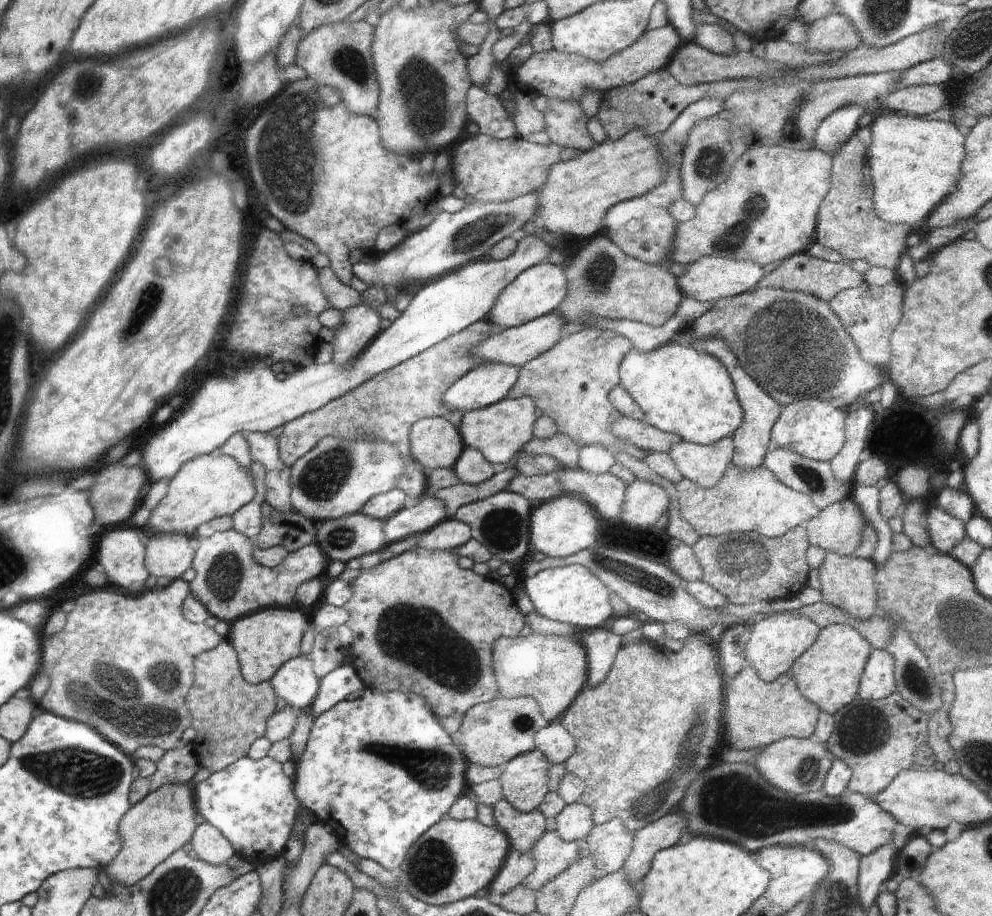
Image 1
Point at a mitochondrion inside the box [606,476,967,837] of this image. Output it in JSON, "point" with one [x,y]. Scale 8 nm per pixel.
{"point":[739,561]}

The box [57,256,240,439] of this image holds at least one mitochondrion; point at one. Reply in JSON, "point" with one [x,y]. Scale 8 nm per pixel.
{"point":[148,301]}

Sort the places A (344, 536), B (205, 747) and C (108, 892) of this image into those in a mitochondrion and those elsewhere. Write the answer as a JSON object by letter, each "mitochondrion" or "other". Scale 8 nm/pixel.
{"A":"mitochondrion","B":"other","C":"other"}

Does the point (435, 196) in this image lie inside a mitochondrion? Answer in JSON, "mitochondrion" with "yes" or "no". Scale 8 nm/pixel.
{"mitochondrion":"no"}

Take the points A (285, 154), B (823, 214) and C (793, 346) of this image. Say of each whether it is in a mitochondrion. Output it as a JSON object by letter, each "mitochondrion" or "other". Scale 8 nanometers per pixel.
{"A":"mitochondrion","B":"other","C":"mitochondrion"}

